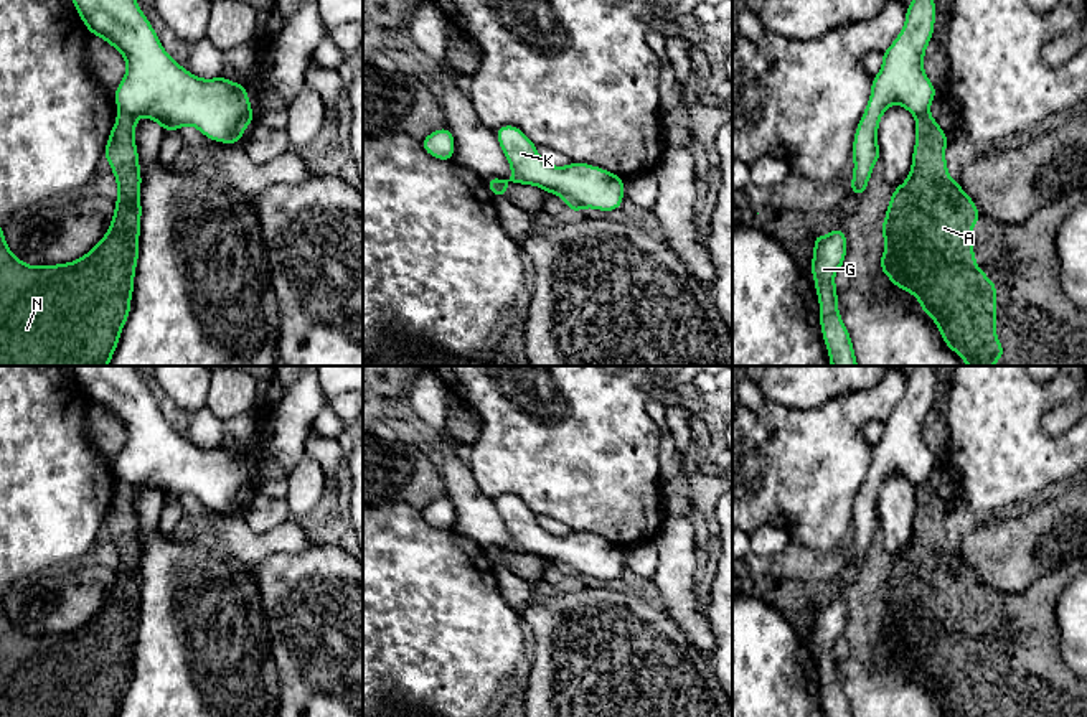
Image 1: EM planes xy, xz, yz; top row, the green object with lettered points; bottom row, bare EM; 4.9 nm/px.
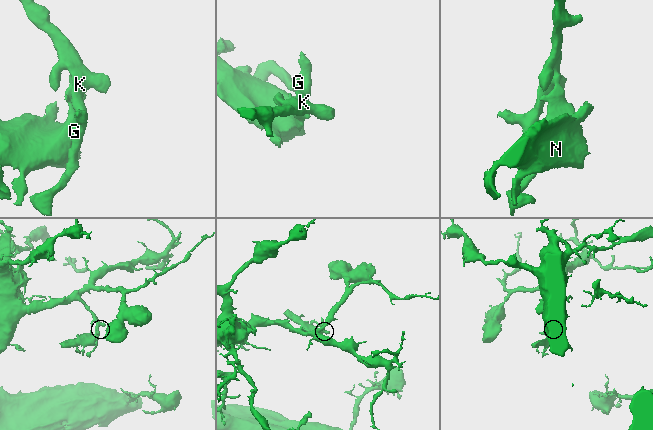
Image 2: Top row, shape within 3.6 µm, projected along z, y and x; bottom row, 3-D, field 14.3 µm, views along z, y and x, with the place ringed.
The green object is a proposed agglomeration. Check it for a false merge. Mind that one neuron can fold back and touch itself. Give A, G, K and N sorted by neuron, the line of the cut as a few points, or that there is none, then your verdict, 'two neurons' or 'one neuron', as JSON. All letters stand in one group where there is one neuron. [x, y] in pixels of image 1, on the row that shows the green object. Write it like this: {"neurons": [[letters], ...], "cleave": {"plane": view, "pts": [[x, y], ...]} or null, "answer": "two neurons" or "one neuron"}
{"neurons": [["A", "N"], ["G", "K"]], "cleave": {"plane": "xy", "pts": [[119, 111], [137, 116]]}, "answer": "two neurons"}

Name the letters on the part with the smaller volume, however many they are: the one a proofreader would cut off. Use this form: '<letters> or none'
A, N

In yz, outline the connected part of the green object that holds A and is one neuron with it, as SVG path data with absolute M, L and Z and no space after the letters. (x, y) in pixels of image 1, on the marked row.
M915 115L915 145L907 180L891 196L881 226L886 249L881 270L897 288L919 298L920 308L939 326L945 344L967 366L993 366L1003 359L1003 343L996 340L996 284L976 267L973 224L981 218L973 199L948 175L945 162L947 135L930 115Z

